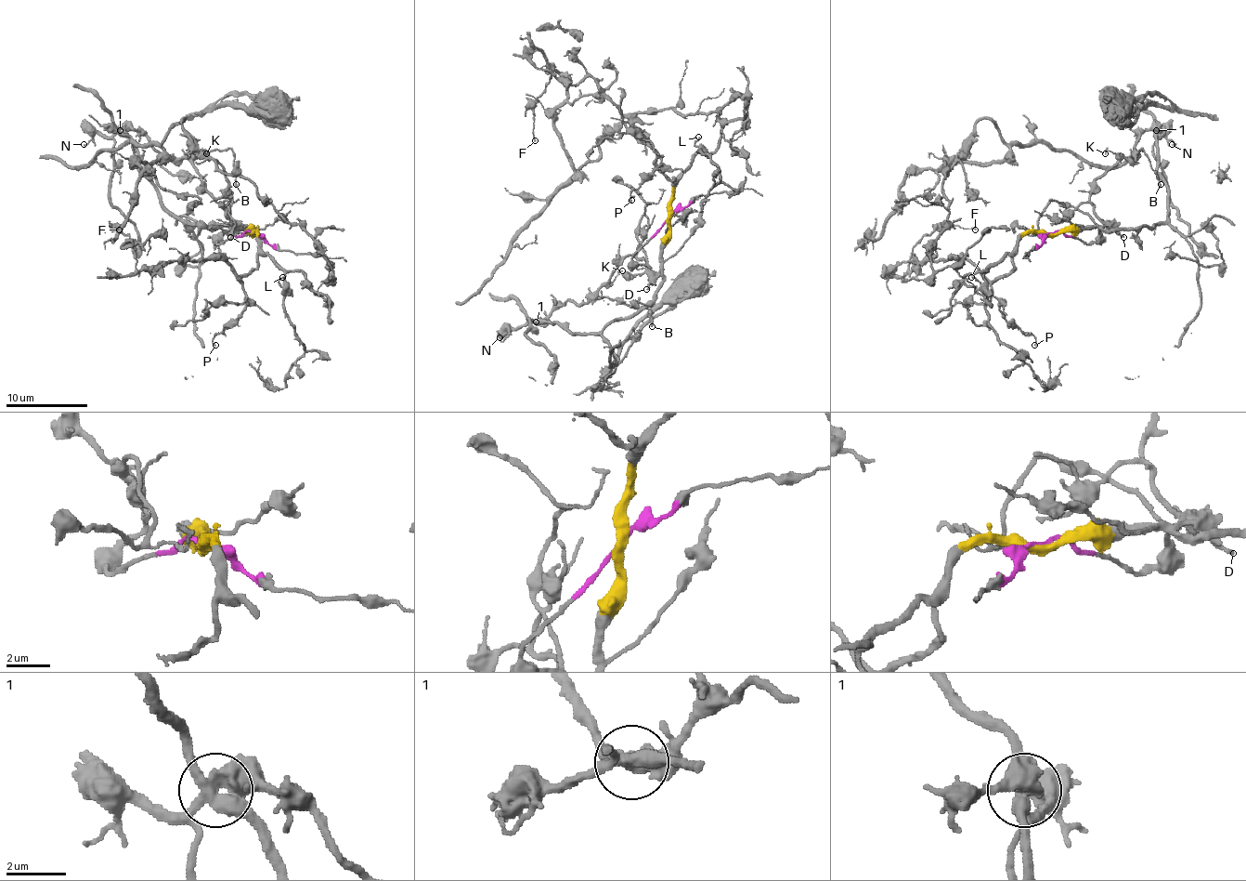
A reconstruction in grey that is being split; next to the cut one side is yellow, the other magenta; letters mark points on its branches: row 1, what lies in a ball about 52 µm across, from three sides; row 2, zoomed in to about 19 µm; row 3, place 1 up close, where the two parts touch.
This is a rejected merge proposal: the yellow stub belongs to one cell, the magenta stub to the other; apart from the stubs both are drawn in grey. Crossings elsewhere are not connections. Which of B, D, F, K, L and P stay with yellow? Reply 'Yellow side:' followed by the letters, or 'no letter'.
Yellow side: F, L, P

